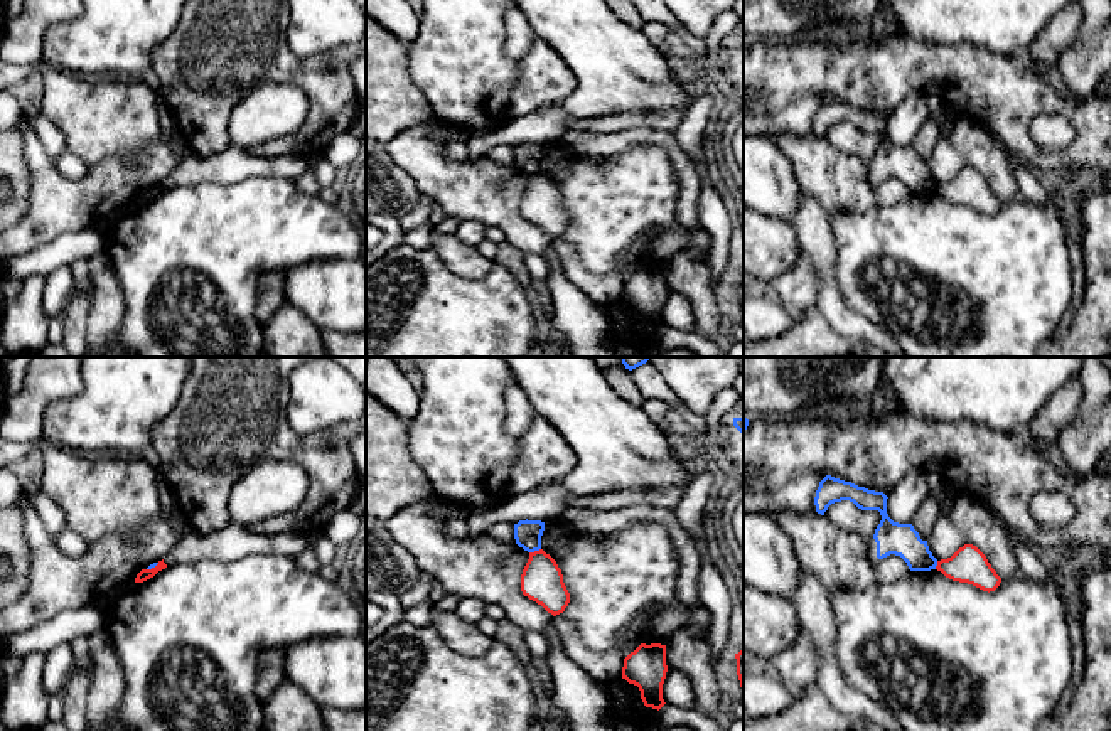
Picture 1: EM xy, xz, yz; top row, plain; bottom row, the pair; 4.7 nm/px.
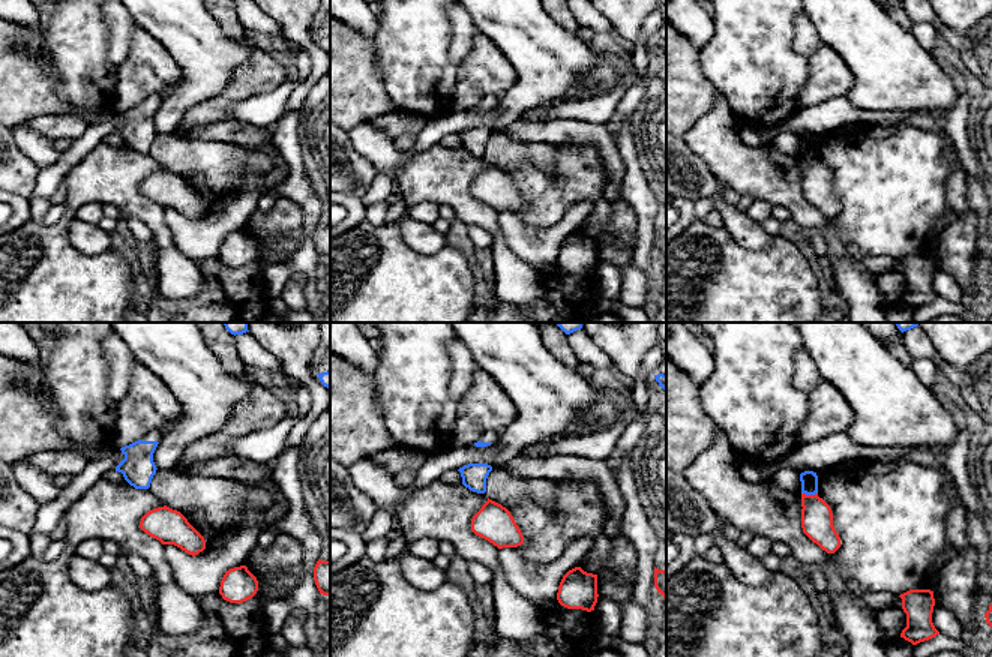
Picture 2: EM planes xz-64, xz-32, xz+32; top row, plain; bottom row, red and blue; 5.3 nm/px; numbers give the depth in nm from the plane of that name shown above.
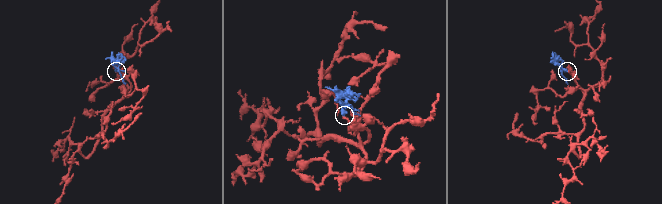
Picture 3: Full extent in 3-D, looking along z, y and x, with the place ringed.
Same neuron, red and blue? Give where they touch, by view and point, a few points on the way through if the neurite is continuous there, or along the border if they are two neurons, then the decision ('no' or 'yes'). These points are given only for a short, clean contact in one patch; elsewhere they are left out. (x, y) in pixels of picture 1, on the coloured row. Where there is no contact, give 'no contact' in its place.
xz (535, 551) | along xz (540, 548), (530, 553) | no

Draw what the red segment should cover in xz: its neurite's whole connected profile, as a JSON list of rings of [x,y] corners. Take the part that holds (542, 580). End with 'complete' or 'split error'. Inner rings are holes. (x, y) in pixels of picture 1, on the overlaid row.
[[[543,549],[529,552],[521,574],[521,591],[553,616],[563,613],[570,603],[561,569]]] | complete

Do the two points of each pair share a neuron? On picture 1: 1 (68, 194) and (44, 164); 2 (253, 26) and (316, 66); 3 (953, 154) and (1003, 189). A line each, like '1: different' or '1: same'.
1: same
2: same
3: same

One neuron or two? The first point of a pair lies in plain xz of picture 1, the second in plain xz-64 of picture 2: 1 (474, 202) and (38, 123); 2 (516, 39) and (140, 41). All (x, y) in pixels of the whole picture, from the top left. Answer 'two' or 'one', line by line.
1: two
2: two

